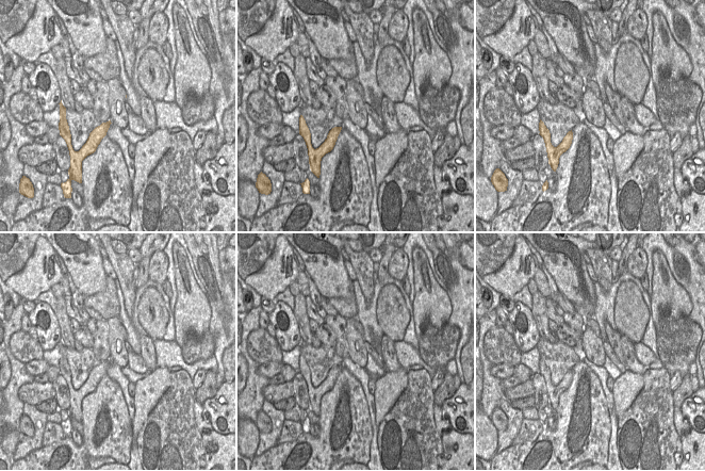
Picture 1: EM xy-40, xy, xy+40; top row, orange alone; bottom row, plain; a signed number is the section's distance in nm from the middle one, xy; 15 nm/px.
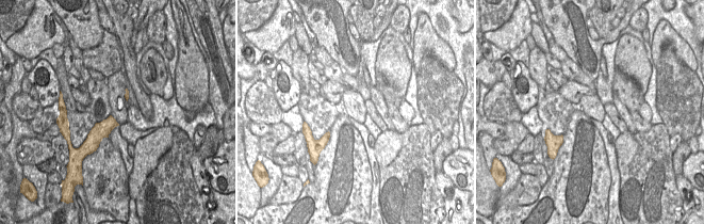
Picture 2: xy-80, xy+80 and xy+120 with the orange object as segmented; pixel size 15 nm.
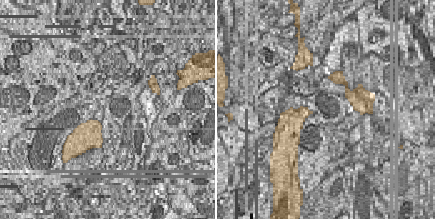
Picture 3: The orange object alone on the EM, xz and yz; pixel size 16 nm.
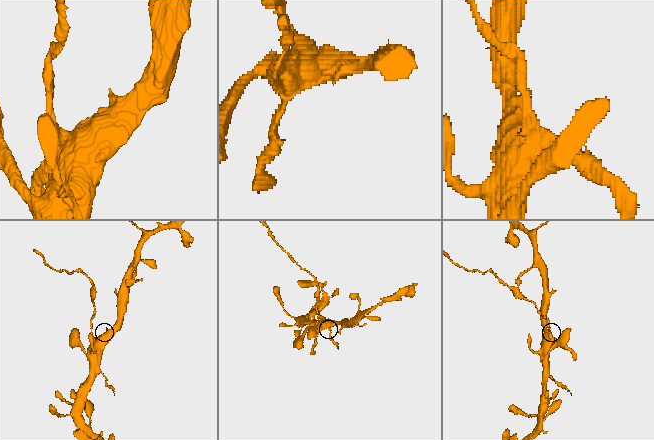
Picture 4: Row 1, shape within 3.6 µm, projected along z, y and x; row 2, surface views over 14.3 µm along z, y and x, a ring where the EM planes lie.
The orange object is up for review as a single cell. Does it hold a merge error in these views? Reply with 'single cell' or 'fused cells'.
fused cells

